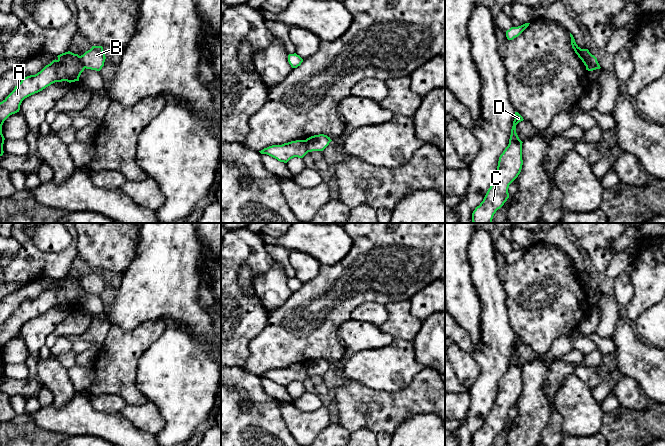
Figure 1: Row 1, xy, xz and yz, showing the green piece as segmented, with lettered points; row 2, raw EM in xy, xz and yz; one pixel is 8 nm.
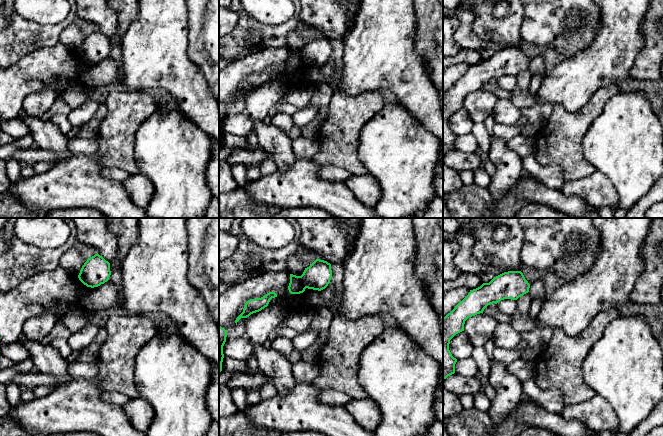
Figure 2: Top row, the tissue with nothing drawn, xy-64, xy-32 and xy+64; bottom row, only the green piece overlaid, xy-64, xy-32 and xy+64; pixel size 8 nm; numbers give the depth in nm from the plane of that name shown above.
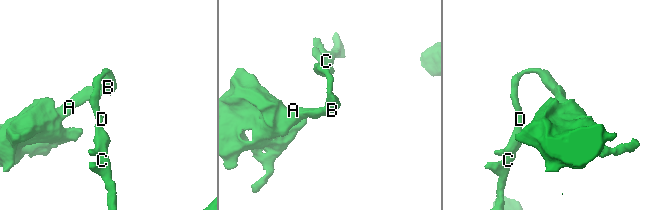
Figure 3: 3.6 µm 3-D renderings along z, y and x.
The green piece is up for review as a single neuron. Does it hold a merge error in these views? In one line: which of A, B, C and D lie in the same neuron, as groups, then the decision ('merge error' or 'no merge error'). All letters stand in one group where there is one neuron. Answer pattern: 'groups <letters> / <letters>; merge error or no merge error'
groups A / B C D; merge error

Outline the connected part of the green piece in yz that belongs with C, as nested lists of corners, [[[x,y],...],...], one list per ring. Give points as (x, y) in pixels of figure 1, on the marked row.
[[[515,112],[509,144],[499,157],[497,172],[490,188],[483,201],[472,213],[473,223],[492,223],[496,211],[509,198],[509,185],[518,177],[523,165],[523,142],[516,133],[516,125],[523,120],[523,117],[518,112]]]

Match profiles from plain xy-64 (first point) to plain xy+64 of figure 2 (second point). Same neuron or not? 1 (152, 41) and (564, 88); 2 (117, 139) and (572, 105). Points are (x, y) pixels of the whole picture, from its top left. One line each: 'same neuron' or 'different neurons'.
1: same neuron
2: different neurons

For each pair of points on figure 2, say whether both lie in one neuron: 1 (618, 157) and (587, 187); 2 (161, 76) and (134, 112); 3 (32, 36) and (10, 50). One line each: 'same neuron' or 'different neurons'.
1: different neurons
2: different neurons
3: same neuron

